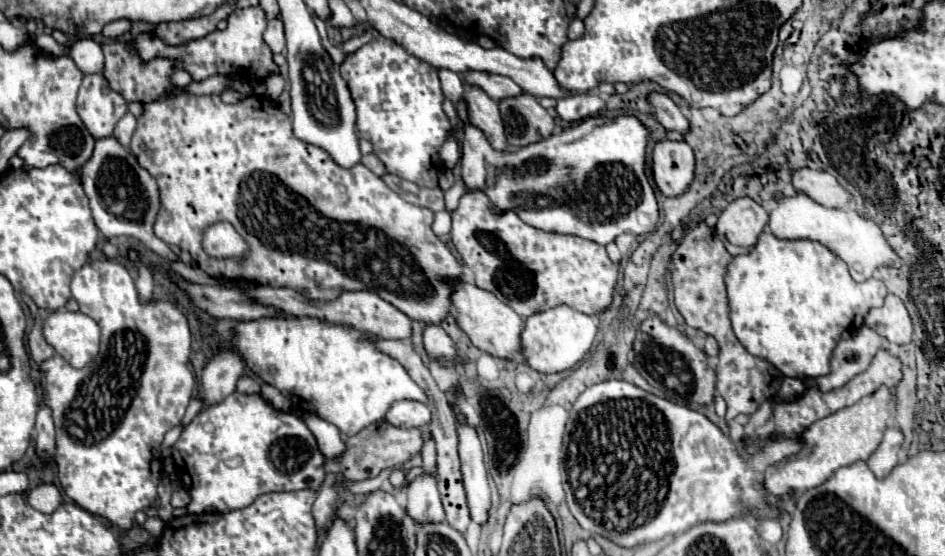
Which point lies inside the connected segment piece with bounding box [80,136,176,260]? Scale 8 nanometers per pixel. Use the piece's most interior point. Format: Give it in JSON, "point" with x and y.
{"point":[124,199]}

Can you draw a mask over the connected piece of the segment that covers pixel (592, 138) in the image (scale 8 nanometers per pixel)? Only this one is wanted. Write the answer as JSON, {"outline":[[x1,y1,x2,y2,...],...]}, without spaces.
{"outline":[[460,100,456,104,458,118,464,124,464,140,462,140,462,180,466,188,484,190,498,212,514,210,518,216,536,228,560,234,574,234,592,242,606,246,618,234,648,234,656,228,658,222,658,204,654,190,646,178,646,142,648,130,634,116,618,116,618,118,588,118,560,134,552,134,532,146,524,146,514,152,496,152,484,132,474,126,468,118,468,104]]}

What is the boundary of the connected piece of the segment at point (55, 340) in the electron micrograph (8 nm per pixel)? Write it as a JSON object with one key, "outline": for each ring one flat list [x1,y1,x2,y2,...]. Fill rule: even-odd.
{"outline":[[52,312,42,322,42,334,46,342,74,368,84,368,98,354,100,328,82,312]]}

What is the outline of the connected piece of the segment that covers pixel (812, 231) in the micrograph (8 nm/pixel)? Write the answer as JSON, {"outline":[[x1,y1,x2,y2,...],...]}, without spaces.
{"outline":[[796,192,794,196,780,196,778,206,770,212,768,226,776,238,784,238,784,240,804,238,804,240,816,240,824,244,848,264,850,274,856,282,868,280,874,274,874,270,878,270,880,266,888,266,888,268,902,266,900,256,892,250,892,246,888,246,888,240,884,238,880,226,874,220,858,214,856,210,826,208,814,202,804,192]]}

